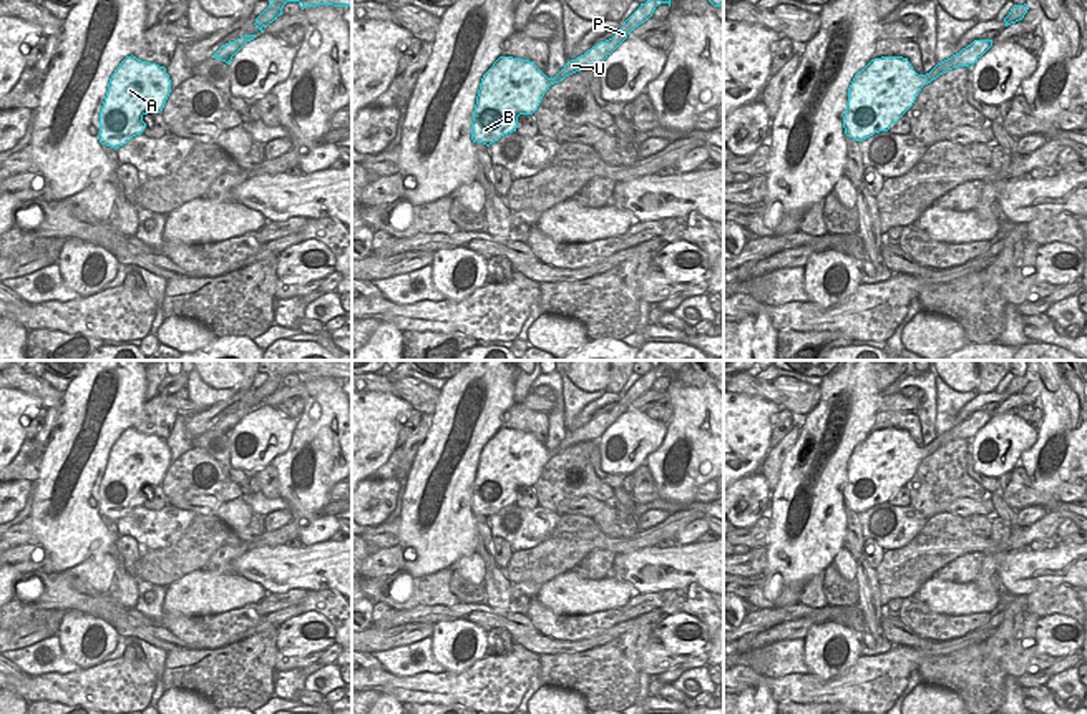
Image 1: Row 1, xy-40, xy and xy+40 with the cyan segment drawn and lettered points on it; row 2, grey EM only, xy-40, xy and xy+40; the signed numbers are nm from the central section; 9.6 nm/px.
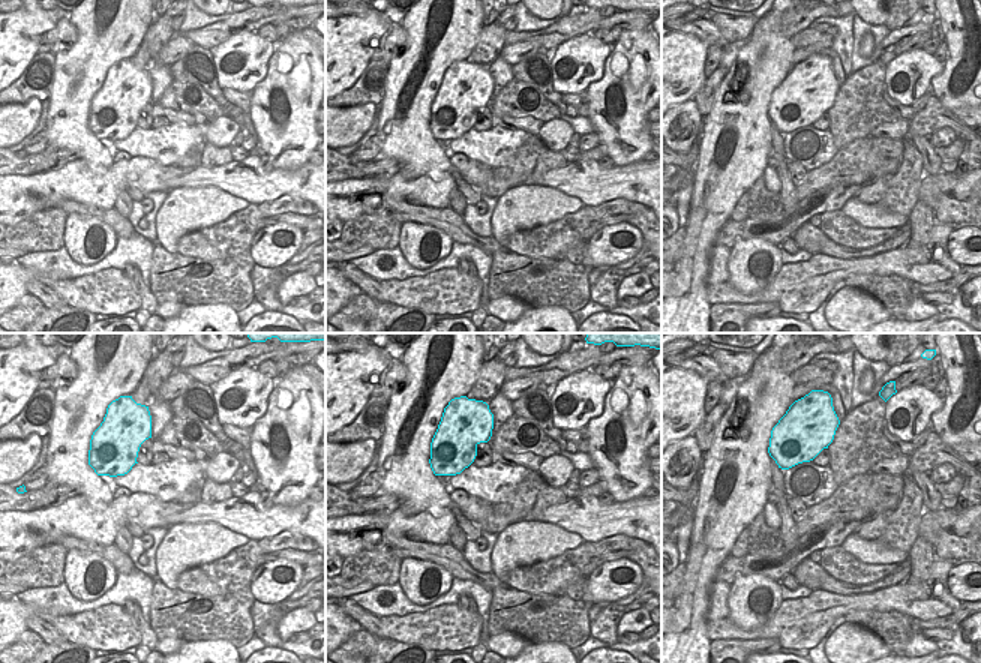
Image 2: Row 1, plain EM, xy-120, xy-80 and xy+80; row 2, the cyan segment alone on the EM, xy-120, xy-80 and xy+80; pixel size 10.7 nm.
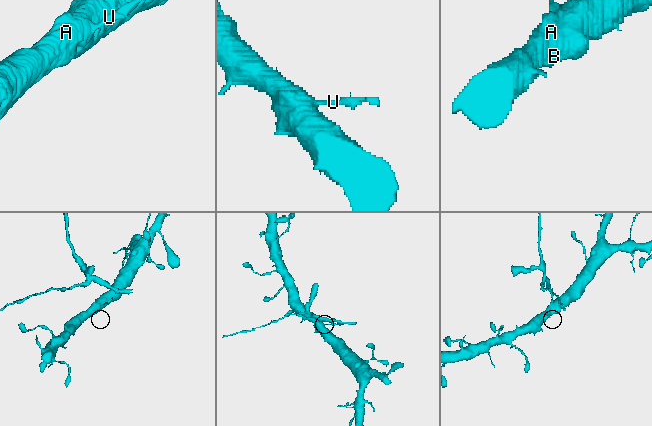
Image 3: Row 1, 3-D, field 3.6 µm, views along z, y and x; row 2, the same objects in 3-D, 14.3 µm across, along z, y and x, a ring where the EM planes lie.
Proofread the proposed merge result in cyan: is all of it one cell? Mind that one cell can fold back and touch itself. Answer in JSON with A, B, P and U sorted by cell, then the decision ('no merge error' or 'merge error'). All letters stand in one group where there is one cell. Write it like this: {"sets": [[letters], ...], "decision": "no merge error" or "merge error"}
{"sets": [["A", "B"], ["P", "U"]], "decision": "merge error"}

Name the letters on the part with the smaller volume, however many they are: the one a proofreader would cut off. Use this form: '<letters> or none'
P, U

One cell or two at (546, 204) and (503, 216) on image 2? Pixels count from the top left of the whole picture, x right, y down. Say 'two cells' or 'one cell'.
one cell

